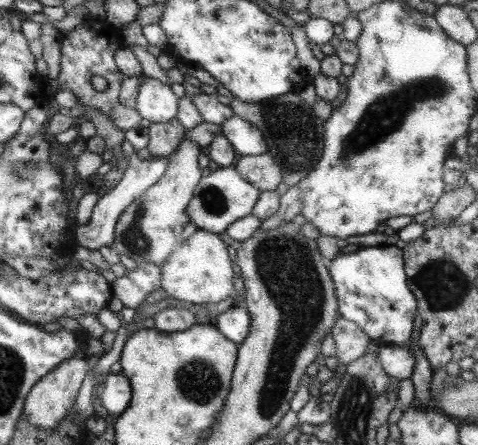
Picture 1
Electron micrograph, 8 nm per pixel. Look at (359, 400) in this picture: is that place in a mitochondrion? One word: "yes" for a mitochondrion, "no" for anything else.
yes

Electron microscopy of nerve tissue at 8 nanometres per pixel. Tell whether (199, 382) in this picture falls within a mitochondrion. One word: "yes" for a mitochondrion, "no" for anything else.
yes

